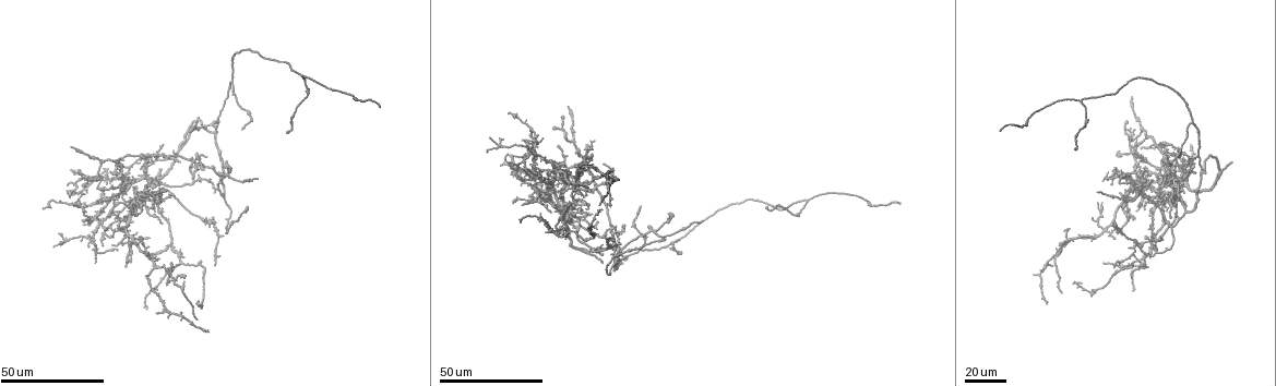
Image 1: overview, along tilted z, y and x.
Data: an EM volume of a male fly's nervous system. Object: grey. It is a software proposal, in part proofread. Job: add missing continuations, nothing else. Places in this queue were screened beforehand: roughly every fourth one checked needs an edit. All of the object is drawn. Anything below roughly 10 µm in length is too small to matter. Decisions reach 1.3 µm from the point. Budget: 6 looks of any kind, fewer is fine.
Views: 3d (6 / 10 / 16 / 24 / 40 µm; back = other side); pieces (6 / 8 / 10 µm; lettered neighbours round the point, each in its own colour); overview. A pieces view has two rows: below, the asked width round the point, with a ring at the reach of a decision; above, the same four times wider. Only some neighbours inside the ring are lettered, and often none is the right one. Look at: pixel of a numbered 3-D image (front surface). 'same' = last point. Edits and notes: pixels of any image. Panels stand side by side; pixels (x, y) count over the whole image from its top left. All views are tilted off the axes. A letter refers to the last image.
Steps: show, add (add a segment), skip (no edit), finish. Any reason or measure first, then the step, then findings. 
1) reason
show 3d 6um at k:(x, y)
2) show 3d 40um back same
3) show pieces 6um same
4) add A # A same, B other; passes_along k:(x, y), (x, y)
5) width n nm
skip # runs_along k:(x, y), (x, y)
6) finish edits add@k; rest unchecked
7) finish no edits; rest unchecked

long arm stops here
show 3d 40um at 1:(900, 204)

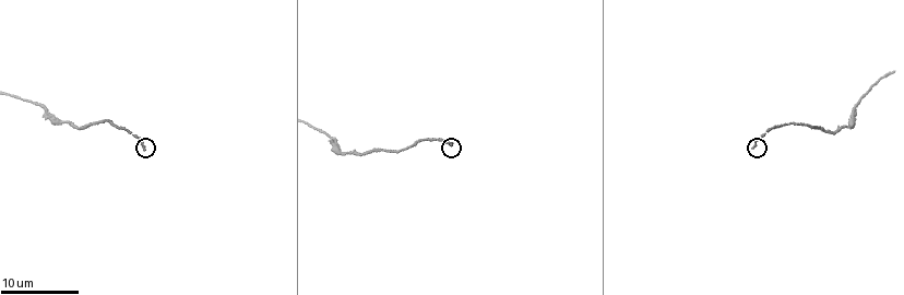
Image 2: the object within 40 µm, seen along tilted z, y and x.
show pieces 8um at 2:(451, 145)

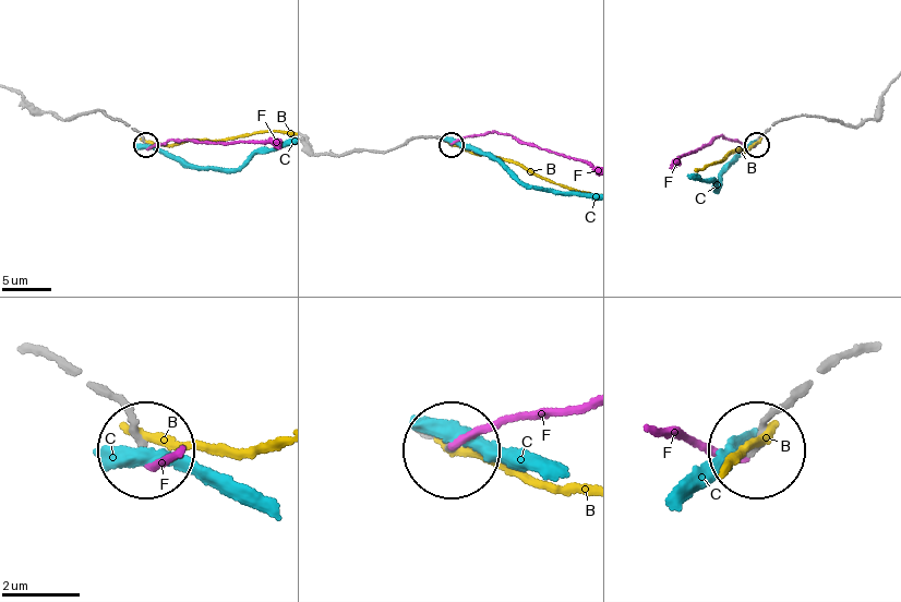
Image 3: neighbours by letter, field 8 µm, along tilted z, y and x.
add F # B other, C other, F same; it goes on there

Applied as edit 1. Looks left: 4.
free end
show 3d 40um at 1:(1231, 164)

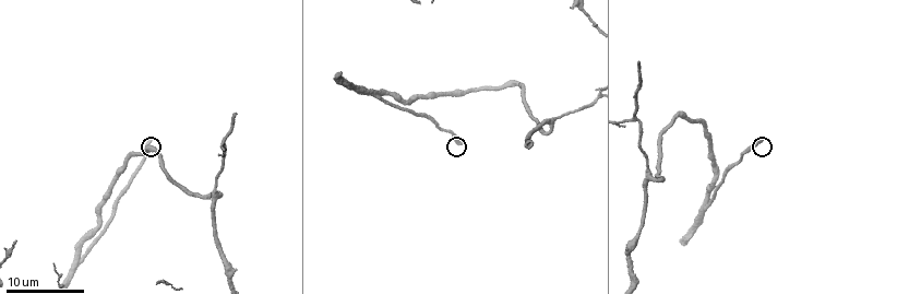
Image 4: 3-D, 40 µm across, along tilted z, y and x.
see the neighbours
show pieces 6um at 4:(150, 142)

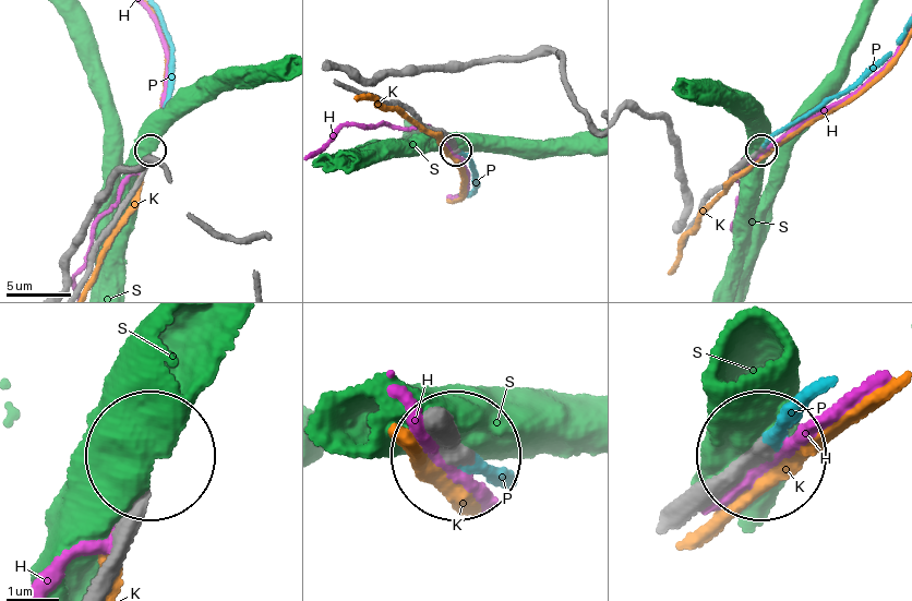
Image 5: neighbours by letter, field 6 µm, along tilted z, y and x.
add P # H other, K other, P same, S other; it goes on there

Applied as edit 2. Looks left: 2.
finish edits add@3, add@5; rest unchecked

